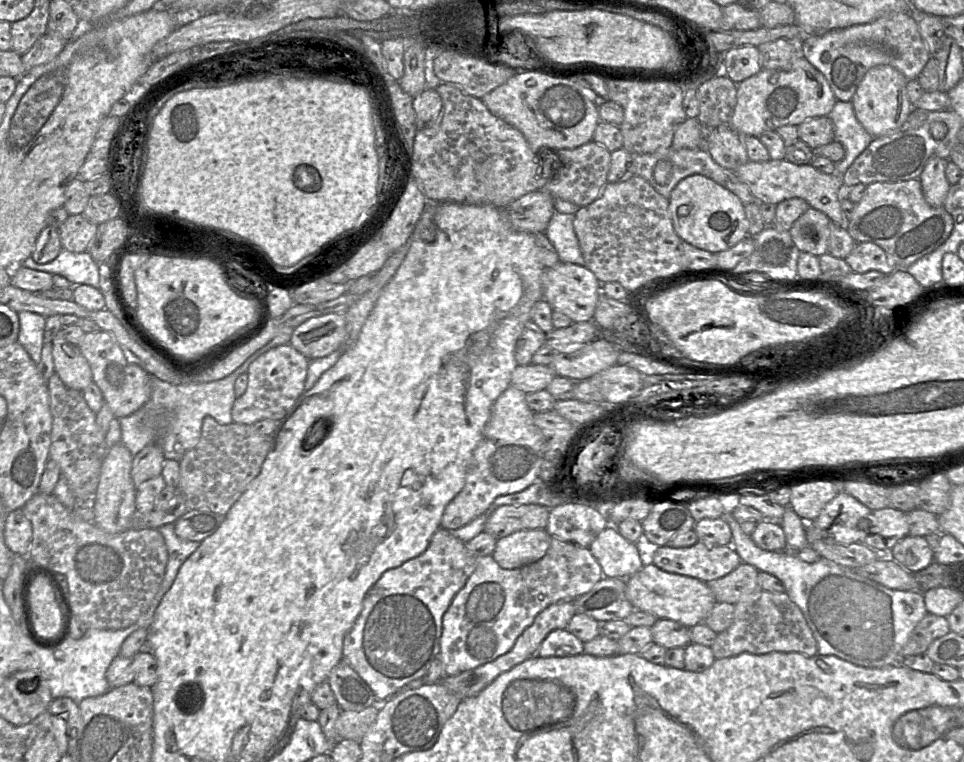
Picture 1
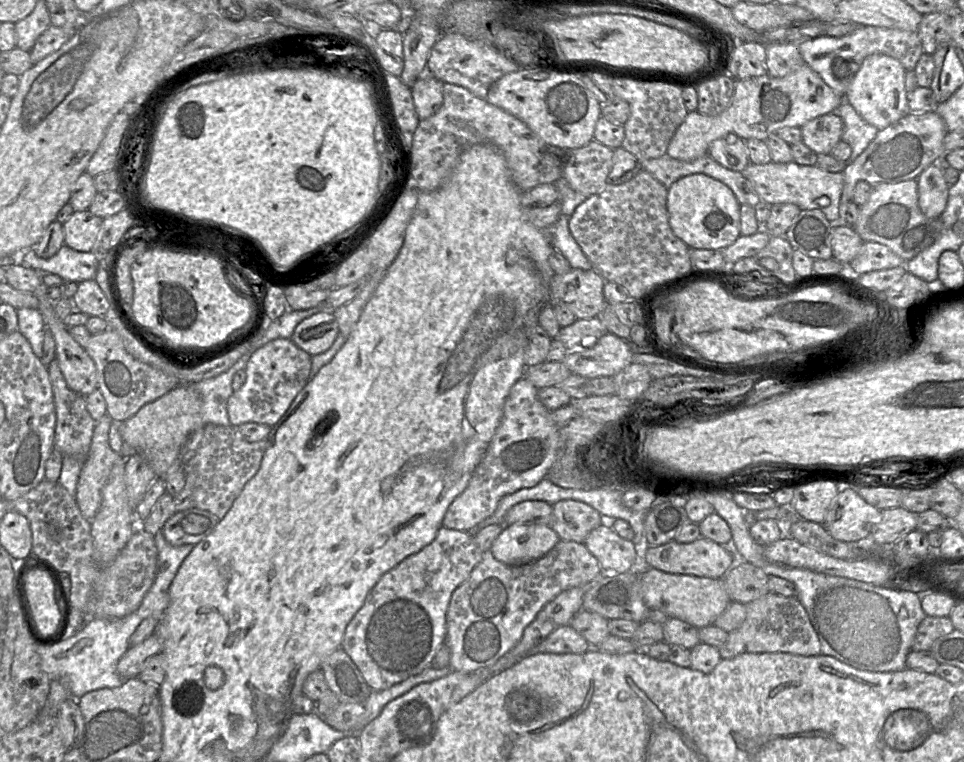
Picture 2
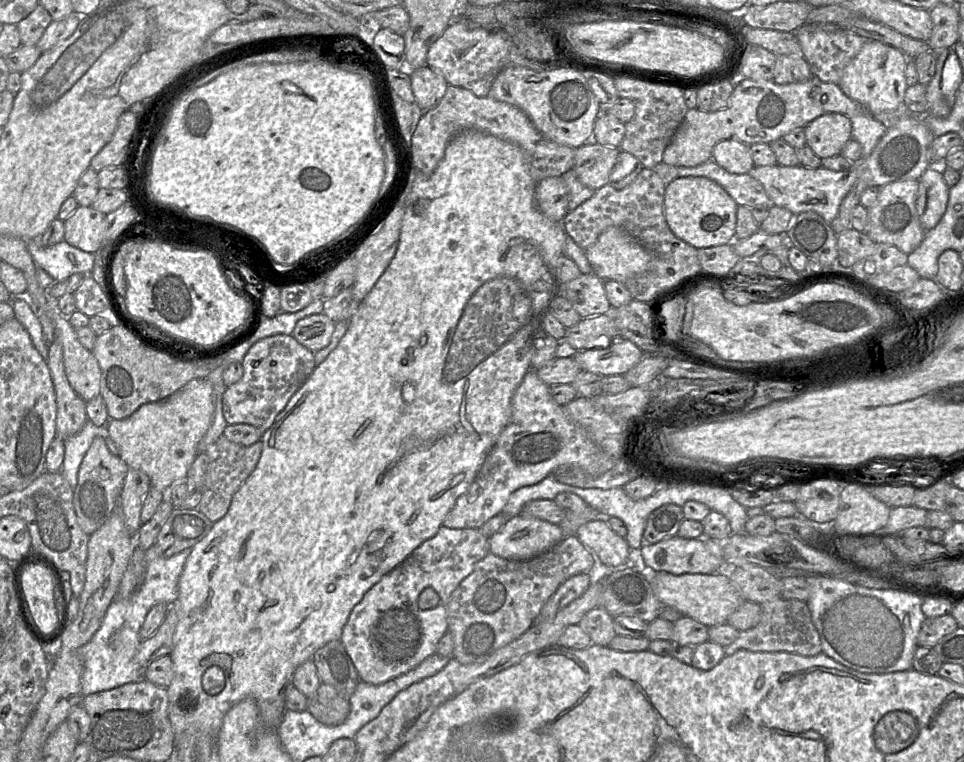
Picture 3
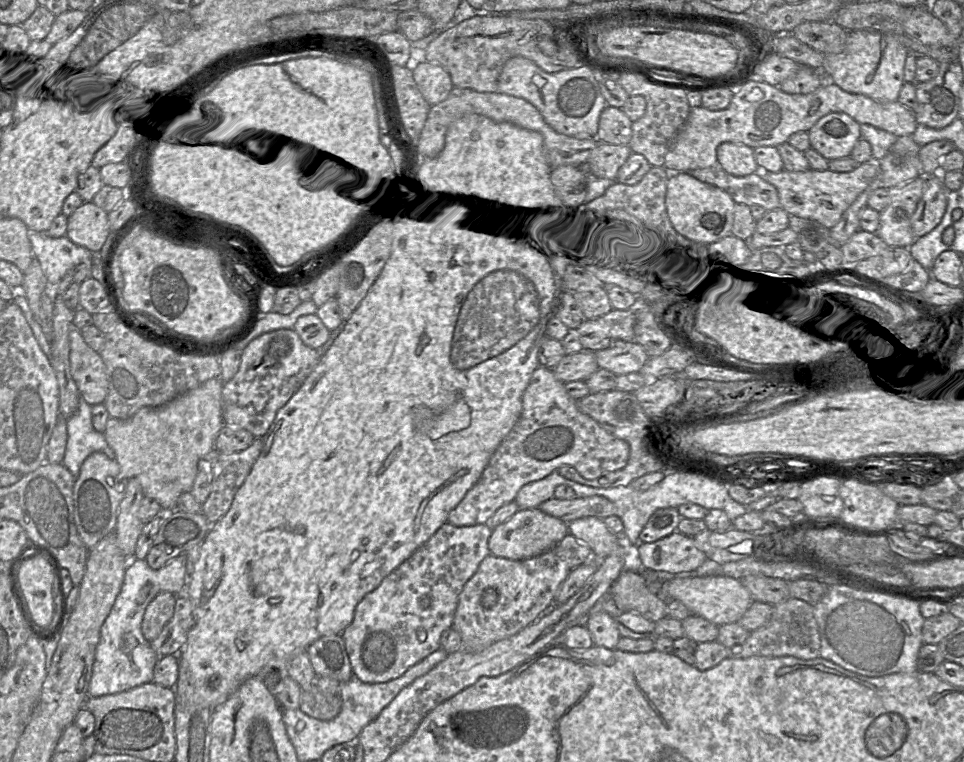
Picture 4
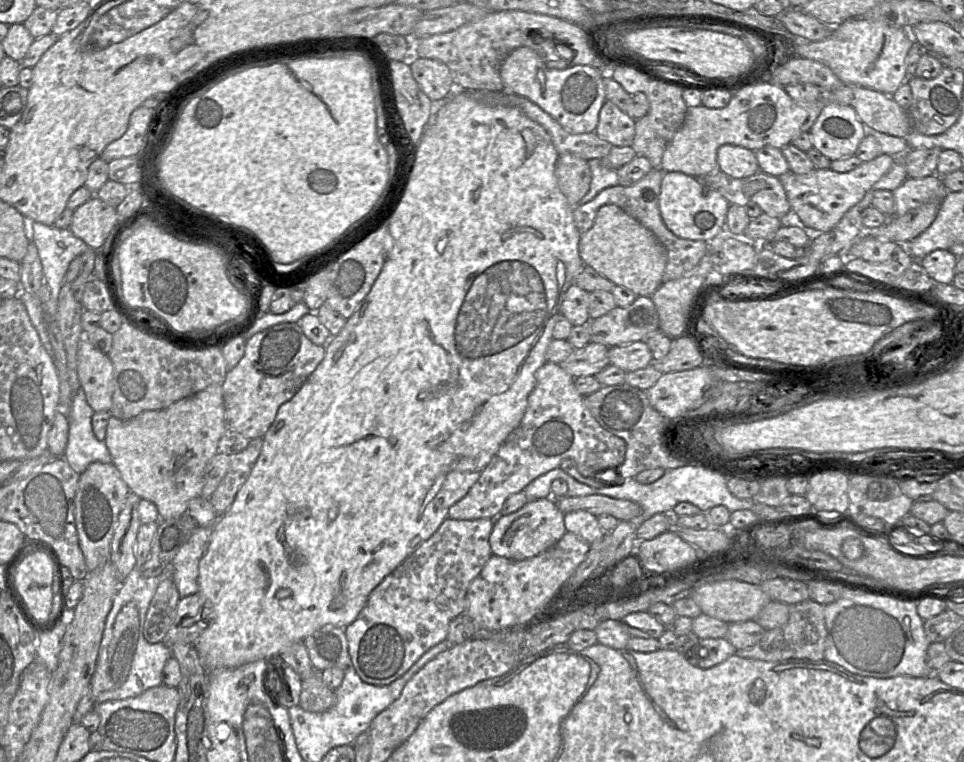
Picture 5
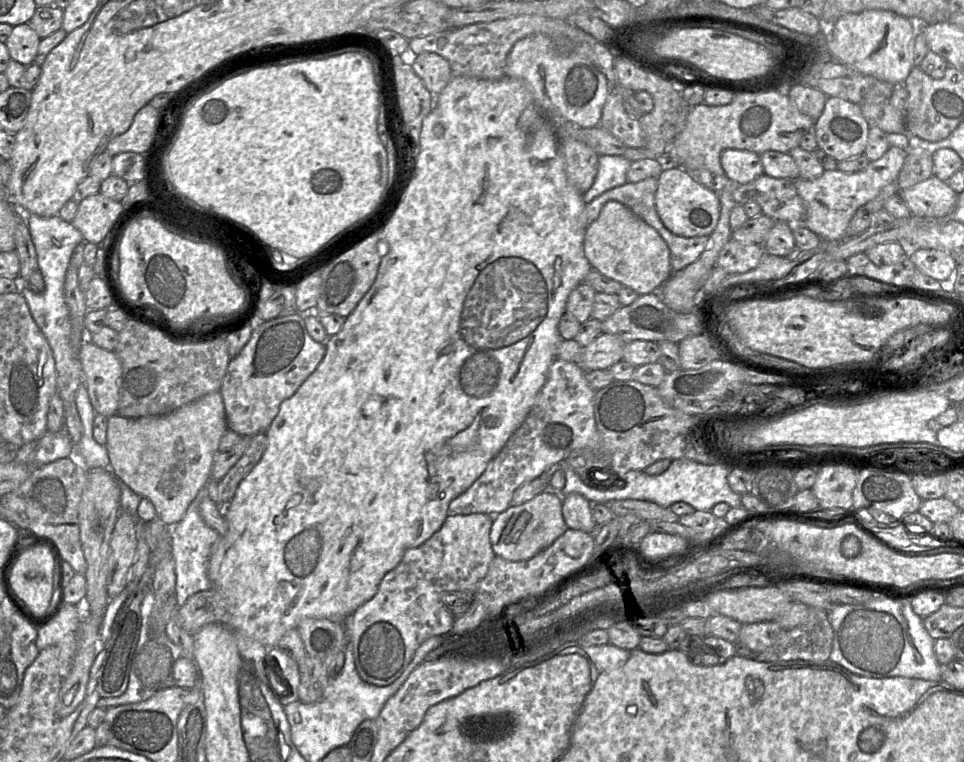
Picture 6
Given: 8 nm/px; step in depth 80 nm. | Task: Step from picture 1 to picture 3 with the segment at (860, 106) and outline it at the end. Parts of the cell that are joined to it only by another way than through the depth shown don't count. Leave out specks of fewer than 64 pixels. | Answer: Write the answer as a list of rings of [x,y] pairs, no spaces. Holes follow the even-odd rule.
[[[868,39],[844,69],[838,85],[845,95],[861,103],[870,114],[893,111],[902,105],[908,87],[905,77],[907,63],[908,57],[901,50]]]

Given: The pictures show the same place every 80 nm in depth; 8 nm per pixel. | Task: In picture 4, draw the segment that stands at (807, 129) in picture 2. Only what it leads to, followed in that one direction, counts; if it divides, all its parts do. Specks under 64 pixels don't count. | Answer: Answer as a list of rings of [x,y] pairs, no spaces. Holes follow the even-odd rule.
[[[831,112],[808,131],[810,146],[827,160],[849,157],[861,138],[860,123],[843,112]]]

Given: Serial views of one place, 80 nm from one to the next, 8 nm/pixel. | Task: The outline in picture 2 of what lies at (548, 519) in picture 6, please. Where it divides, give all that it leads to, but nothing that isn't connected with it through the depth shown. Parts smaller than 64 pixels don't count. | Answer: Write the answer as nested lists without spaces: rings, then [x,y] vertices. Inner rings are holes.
[[[542,524],[504,525],[490,551],[507,565],[523,565],[545,556],[560,538],[552,527]]]

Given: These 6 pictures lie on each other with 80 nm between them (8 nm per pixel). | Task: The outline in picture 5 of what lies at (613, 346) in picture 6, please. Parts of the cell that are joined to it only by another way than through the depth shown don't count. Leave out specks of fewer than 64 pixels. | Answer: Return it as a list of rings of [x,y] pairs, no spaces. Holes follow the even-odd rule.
[[[589,342],[580,349],[574,349],[559,365],[573,378],[581,376],[595,376],[610,365],[608,356],[609,347]]]

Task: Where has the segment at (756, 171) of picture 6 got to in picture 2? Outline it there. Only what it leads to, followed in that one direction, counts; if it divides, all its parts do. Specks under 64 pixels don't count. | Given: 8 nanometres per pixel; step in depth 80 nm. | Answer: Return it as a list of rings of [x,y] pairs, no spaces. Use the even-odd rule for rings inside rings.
[[[734,133],[713,141],[708,154],[720,165],[732,171],[742,172],[750,164],[746,141]]]

